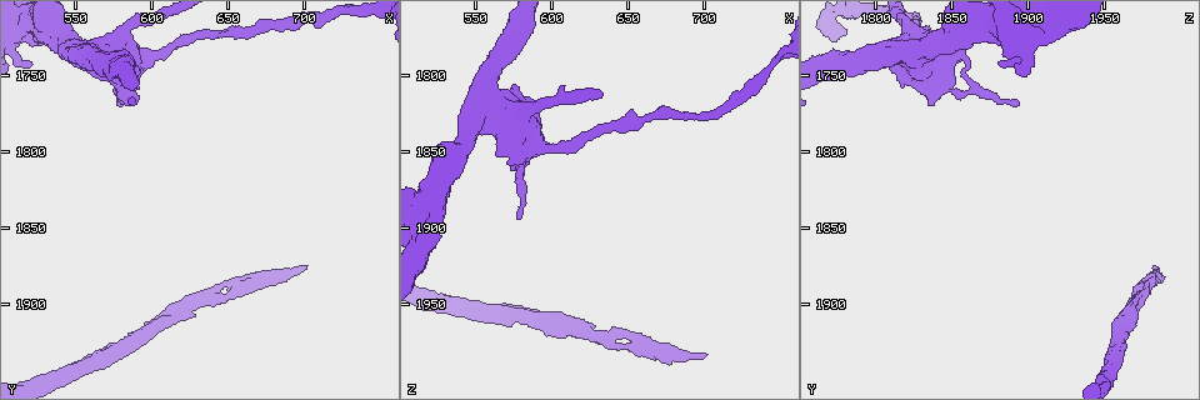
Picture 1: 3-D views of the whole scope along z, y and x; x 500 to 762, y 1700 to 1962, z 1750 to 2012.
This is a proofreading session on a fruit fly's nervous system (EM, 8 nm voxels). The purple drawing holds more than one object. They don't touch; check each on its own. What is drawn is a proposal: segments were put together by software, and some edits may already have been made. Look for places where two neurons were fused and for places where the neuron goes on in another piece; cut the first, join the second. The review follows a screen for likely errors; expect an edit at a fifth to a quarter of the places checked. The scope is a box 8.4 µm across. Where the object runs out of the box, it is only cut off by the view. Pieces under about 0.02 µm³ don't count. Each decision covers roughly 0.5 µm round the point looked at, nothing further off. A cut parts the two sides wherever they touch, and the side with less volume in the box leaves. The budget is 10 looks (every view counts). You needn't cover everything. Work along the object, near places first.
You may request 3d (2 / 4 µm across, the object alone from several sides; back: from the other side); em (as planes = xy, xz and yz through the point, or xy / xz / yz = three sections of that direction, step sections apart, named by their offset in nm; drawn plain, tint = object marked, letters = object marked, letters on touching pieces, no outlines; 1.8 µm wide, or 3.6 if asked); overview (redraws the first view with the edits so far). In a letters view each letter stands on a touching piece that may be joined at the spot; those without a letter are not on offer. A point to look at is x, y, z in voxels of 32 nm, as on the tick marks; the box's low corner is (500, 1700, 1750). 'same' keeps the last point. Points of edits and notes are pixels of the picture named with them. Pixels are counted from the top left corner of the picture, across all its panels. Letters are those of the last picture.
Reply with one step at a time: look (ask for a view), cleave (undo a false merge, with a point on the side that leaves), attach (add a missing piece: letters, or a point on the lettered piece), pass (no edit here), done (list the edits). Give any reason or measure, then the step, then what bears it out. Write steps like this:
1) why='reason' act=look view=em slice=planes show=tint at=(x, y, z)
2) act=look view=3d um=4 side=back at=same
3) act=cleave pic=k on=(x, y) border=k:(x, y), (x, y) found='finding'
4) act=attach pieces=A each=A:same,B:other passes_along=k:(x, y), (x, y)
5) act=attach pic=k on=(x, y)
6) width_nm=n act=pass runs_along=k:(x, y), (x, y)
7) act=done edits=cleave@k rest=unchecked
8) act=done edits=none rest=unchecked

why='an open end' act=look view=em slice=planes show=letters at=(522, 1742, 1880)

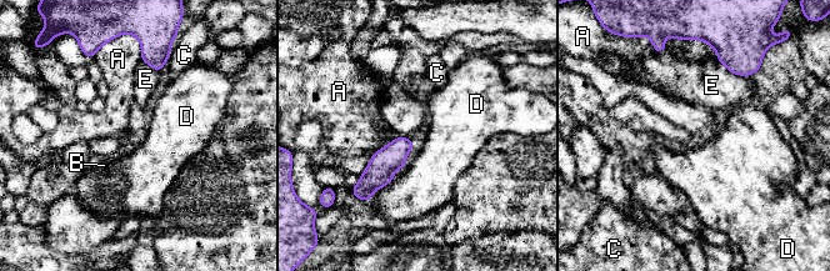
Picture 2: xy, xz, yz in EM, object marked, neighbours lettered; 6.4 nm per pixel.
width_nm=140 act=pass each=A:other,B:other,C:other,D:other,E:other border=2:(399, 135), (370, 156) found='no lettered piece goes on from it'

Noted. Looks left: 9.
why='free end' act=look view=3d um=2 at=(648, 1884, 1980)

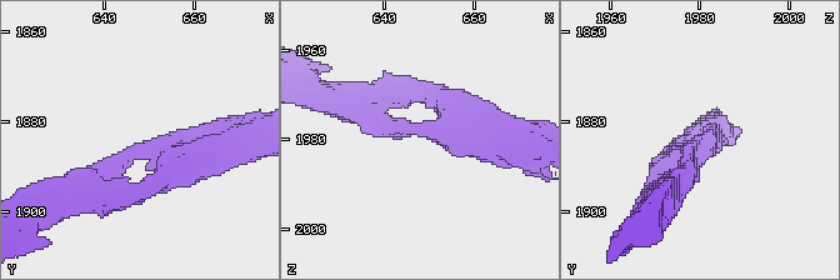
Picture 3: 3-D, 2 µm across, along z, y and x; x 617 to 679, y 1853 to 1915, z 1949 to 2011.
why='now the EM' act=look view=em um=3.6 slice=xy step=4 show=letters at=(647, 1886, 1978)

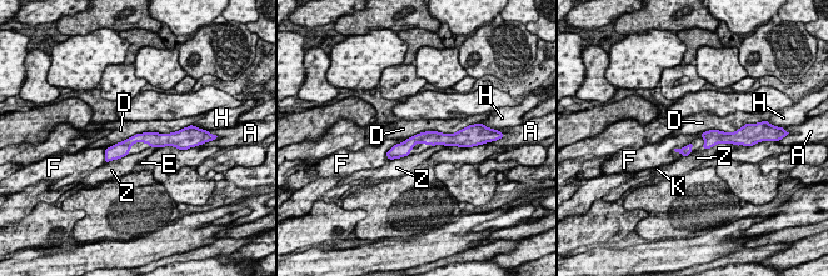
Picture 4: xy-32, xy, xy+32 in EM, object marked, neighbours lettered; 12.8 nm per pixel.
act=pass each=A:other,D:other,E:other,F:other,H:other,K:other,Z:other border=4:(179, 129), (136, 133), (110, 146) found='no lettered piece goes on from it'

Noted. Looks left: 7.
why='free end' act=look view=em slice=planes show=tint at=(578, 1768, 1894)

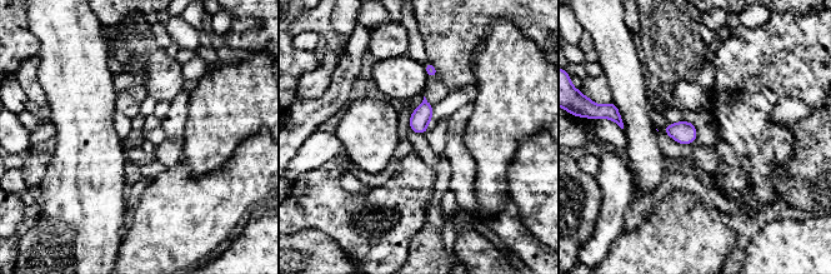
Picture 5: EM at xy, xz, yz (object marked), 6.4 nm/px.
why='see the neighbours' act=look view=em slice=planes show=letters at=same

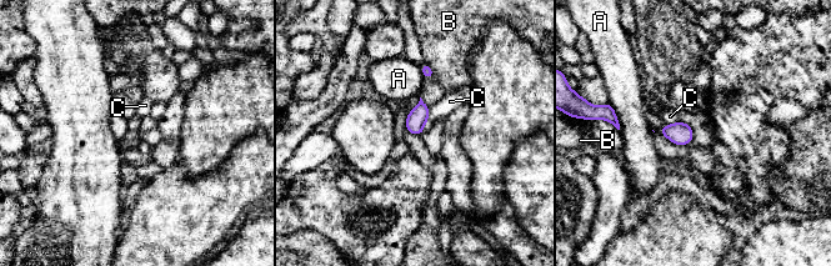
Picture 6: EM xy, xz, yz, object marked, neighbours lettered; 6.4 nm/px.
act=pass each=A:other,B:other,C:other border=6:(679, 121), (665, 125) found='none of them fits'

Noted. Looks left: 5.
why='sudden change in width' act=look view=3d um=4 at=(580, 1728, 1828)

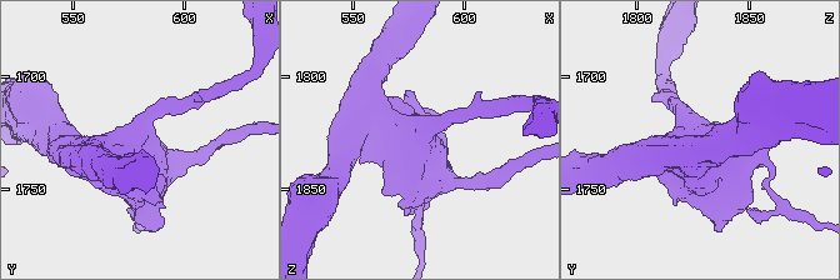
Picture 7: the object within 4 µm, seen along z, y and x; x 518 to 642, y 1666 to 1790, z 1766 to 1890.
why='need the tissue' act=look view=em slice=yz step=4 show=tint at=(579, 1726, 1827)

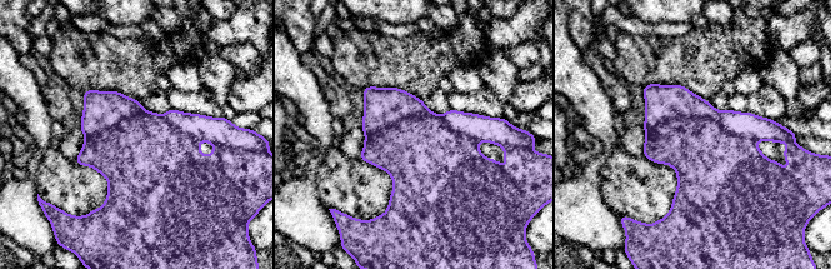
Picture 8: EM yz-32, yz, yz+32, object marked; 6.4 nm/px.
act=look view=em slice=planes show=letters at=same

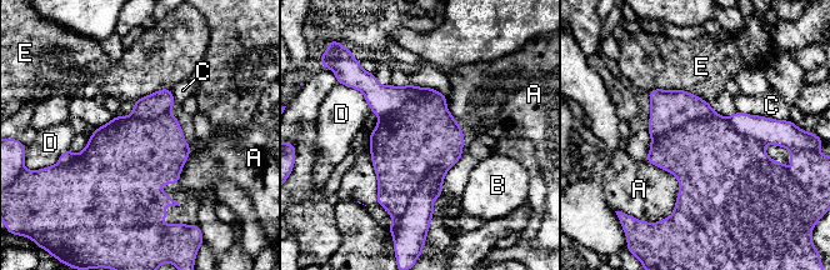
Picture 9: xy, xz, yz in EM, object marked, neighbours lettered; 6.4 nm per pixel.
width_nm=550 act=cleave pic=9 on=(404, 155) each=A:other,B:other,C:other,D:other,E:other border=9:(438, 168), (424, 178), (398, 220) found='two neurons meet here'

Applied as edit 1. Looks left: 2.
act=done edits=cleave@9 rest=unchecked

